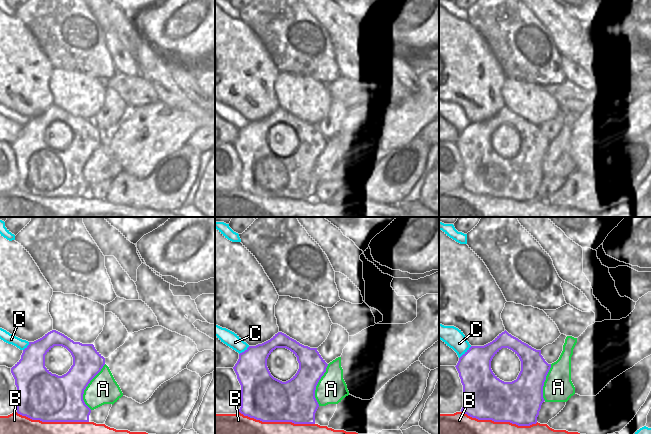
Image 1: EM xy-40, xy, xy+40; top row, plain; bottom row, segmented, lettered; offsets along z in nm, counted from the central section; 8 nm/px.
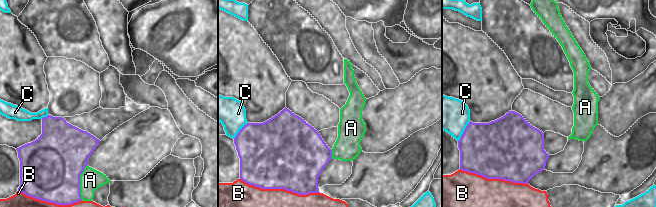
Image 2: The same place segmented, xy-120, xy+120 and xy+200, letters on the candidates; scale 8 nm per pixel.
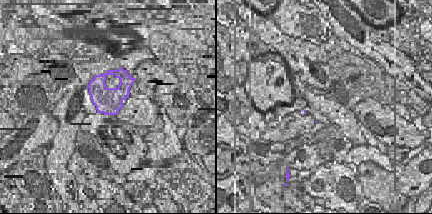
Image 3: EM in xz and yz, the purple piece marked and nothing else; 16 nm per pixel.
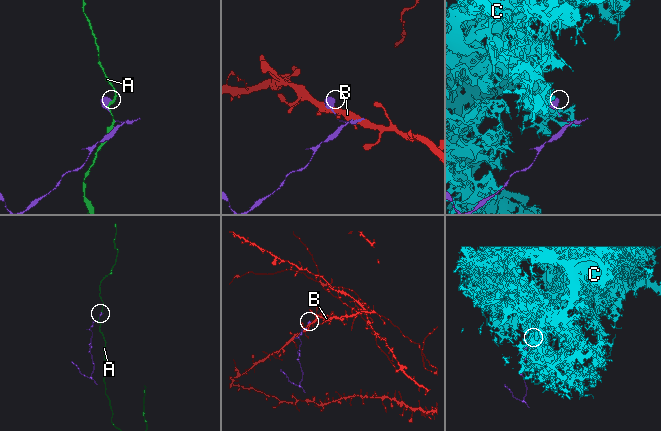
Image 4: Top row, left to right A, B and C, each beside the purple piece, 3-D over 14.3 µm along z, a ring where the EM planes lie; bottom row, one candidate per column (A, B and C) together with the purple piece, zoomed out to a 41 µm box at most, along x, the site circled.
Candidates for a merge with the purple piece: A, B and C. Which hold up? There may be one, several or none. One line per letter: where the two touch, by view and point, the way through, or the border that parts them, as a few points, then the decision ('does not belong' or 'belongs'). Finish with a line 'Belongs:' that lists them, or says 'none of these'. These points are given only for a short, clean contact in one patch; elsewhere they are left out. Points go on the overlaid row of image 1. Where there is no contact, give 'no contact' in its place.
A: contact xy-40 (86, 386); does not belong
B: contact xy+40 (499, 421); does not belong
C: contact xy+40 (465, 352); does not belong
Belongs: none of these

